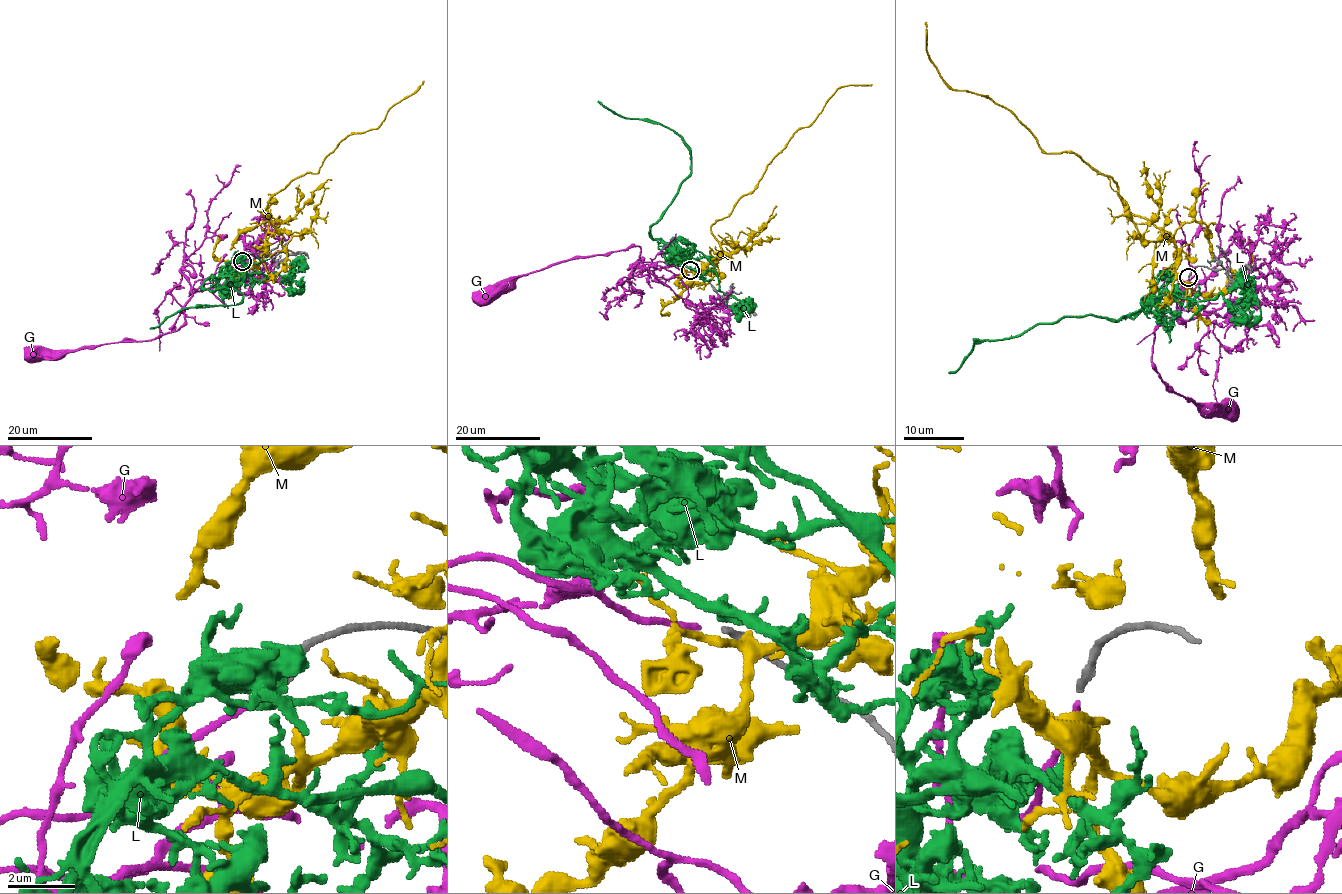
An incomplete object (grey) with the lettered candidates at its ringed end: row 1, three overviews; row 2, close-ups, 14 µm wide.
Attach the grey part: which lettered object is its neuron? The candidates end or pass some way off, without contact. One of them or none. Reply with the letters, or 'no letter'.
G

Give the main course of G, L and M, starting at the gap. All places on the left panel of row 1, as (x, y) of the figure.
G: (239, 262), (194, 283), (184, 308), (185, 322), (176, 330), (65, 353), (24, 347)
L: (242, 263), (239, 272), (203, 285), (234, 288), (242, 294), (239, 303), (184, 308), (150, 328)
M: (244, 265), (261, 259), (275, 232), (263, 216), (267, 201), (316, 173), (351, 133), (377, 128), (423, 80)

